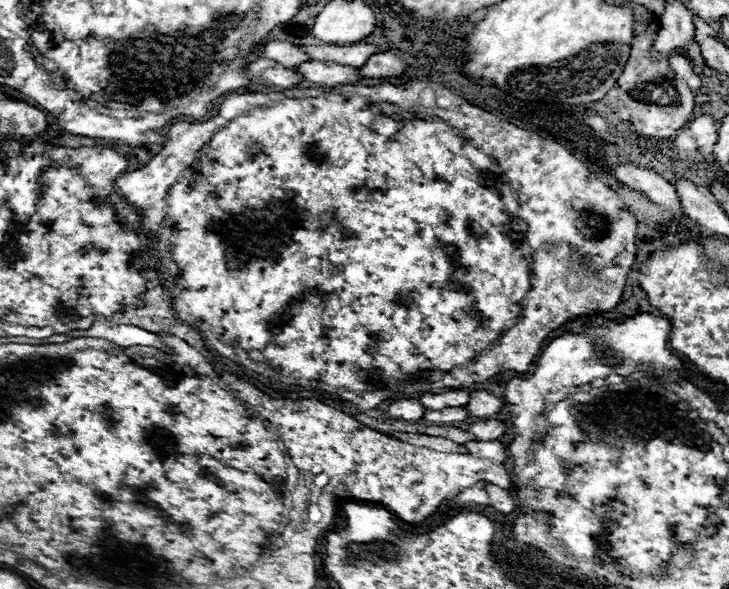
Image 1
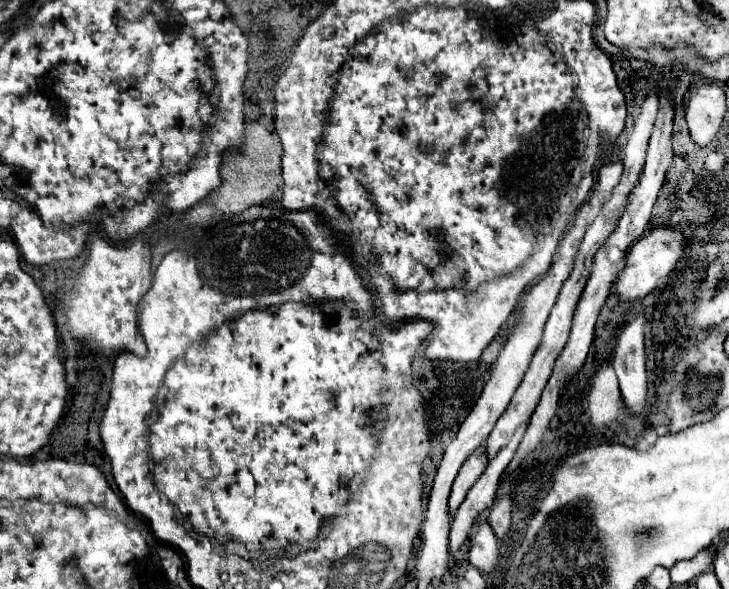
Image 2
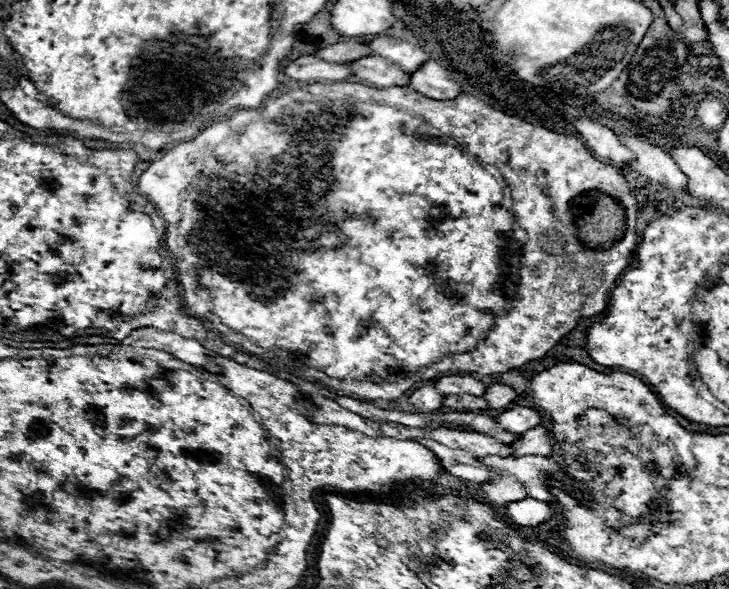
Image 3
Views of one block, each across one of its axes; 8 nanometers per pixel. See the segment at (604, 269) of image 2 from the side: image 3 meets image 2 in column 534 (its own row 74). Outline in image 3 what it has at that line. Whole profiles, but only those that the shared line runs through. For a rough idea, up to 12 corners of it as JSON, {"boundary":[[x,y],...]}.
{"boundary":[[434,60],[410,74],[408,88],[452,100],[462,88]]}

